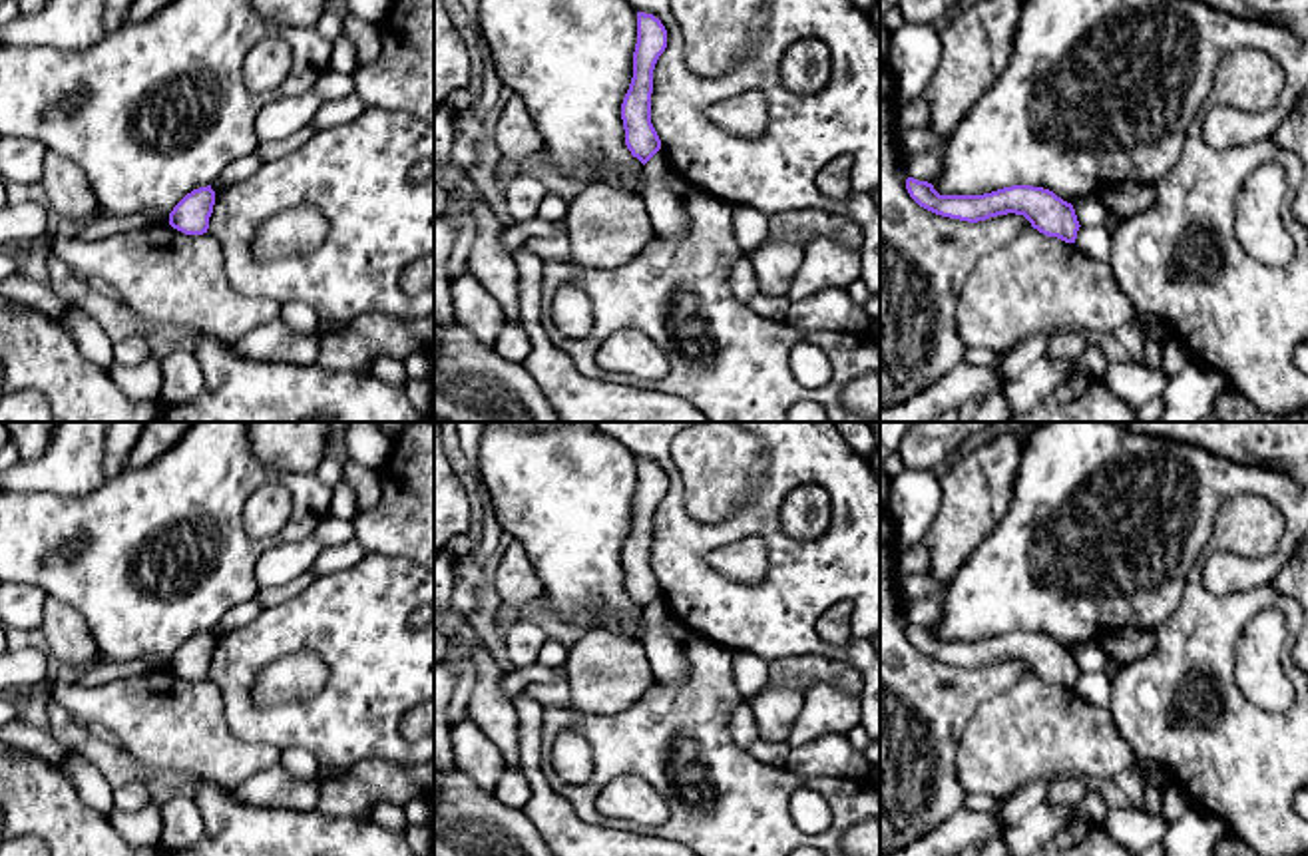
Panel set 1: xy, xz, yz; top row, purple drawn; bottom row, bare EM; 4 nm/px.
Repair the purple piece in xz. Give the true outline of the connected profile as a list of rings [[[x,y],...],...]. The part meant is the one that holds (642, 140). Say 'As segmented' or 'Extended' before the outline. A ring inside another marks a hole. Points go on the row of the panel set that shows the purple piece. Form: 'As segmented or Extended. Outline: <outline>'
As segmented. Outline: [[[637,12],[633,78],[621,104],[625,145],[643,165],[661,149],[651,123],[653,70],[667,48],[667,30],[653,14]]]

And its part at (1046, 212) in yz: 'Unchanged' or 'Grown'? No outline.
Unchanged

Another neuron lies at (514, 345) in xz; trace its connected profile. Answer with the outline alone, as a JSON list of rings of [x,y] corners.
[[[506,317],[506,324],[494,344],[494,350],[512,362],[524,362],[528,358],[532,342],[522,317],[518,321],[510,321]]]

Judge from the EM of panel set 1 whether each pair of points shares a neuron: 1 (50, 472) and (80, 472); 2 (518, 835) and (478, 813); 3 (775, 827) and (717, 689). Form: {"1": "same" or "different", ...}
{"1": "same", "2": "same", "3": "same"}

